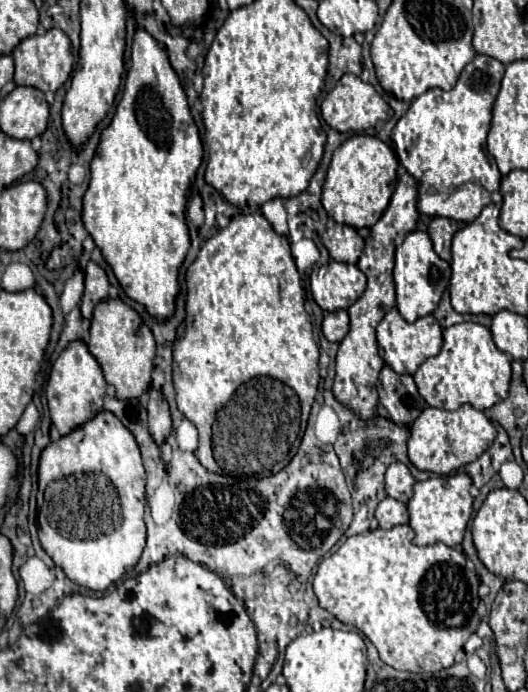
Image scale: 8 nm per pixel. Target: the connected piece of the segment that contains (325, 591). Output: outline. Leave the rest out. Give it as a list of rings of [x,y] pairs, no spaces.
[[[408,525],[348,537],[338,551],[324,557],[314,577],[314,593],[320,607],[330,611],[338,621],[362,631],[386,665],[410,673],[434,673],[454,663],[456,653],[480,623],[478,585],[480,579],[466,567],[464,553],[444,543],[418,547],[412,543],[412,529]]]

